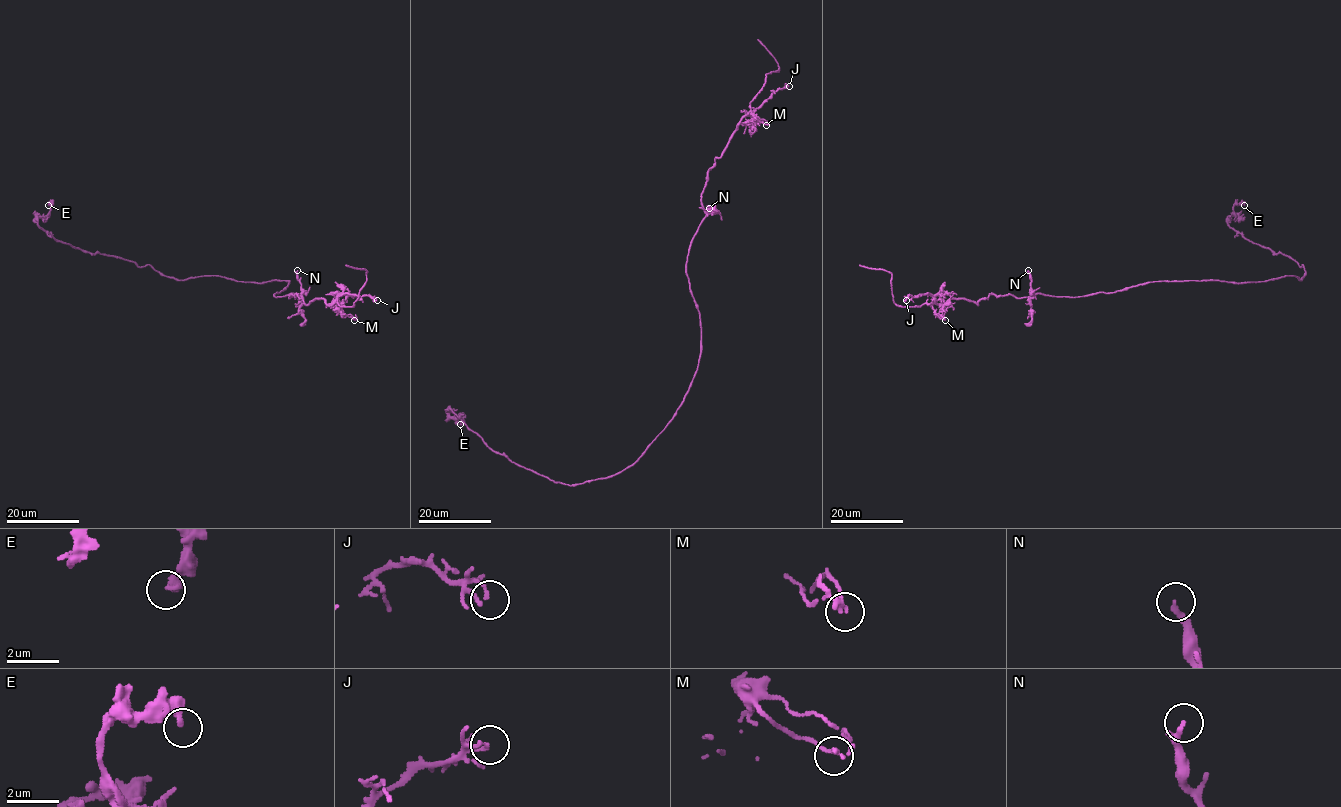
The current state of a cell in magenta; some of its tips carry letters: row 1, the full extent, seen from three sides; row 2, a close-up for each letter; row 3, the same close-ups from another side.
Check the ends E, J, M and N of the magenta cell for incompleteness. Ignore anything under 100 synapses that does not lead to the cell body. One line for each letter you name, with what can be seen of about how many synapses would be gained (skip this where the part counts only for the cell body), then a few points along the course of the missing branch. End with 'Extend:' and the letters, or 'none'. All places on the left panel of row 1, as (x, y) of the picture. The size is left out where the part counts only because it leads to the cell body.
Extend: none

